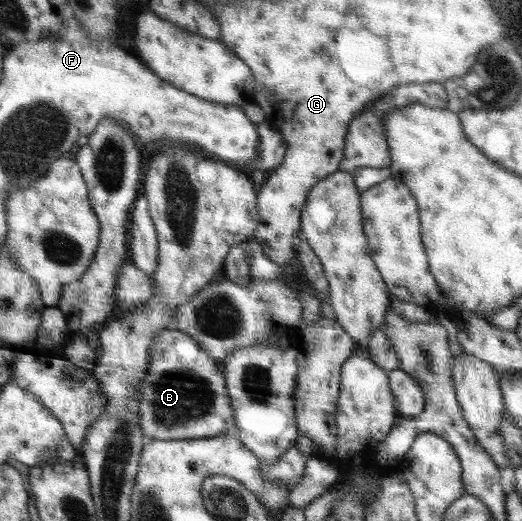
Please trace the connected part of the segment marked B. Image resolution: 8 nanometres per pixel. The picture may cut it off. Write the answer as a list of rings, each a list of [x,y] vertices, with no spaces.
[[[174,328],[154,337],[148,373],[140,395],[138,426],[147,441],[201,440],[237,432],[222,368],[198,342]]]

